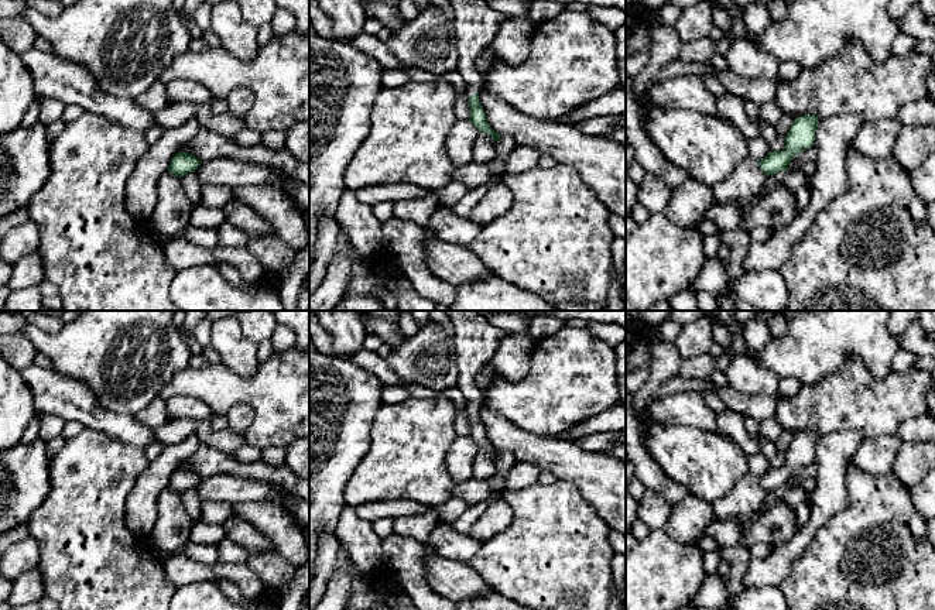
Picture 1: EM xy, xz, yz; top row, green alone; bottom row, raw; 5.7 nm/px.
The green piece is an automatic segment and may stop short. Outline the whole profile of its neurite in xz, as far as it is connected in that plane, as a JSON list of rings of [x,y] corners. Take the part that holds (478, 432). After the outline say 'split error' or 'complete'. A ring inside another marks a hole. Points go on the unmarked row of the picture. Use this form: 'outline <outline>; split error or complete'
outline [[[445,311],[445,313],[451,319],[455,330],[456,387],[463,393],[469,412],[469,436],[479,448],[489,449],[493,456],[499,459],[500,450],[490,443],[479,417],[483,395],[475,384],[475,377],[483,366],[492,363],[500,346],[500,340],[507,332],[490,325],[487,318],[476,311]]]; split error

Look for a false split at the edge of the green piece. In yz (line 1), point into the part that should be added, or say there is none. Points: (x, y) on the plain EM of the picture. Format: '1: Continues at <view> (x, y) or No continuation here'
1: No continuation here

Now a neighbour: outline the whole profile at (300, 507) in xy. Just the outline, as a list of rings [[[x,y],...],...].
[[[292,493],[287,496],[287,501],[299,524],[304,527],[309,527],[309,501]]]

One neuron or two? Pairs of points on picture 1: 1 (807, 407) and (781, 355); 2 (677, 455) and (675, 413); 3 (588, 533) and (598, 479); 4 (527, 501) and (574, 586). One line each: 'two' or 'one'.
1: two
2: two
3: two
4: one

